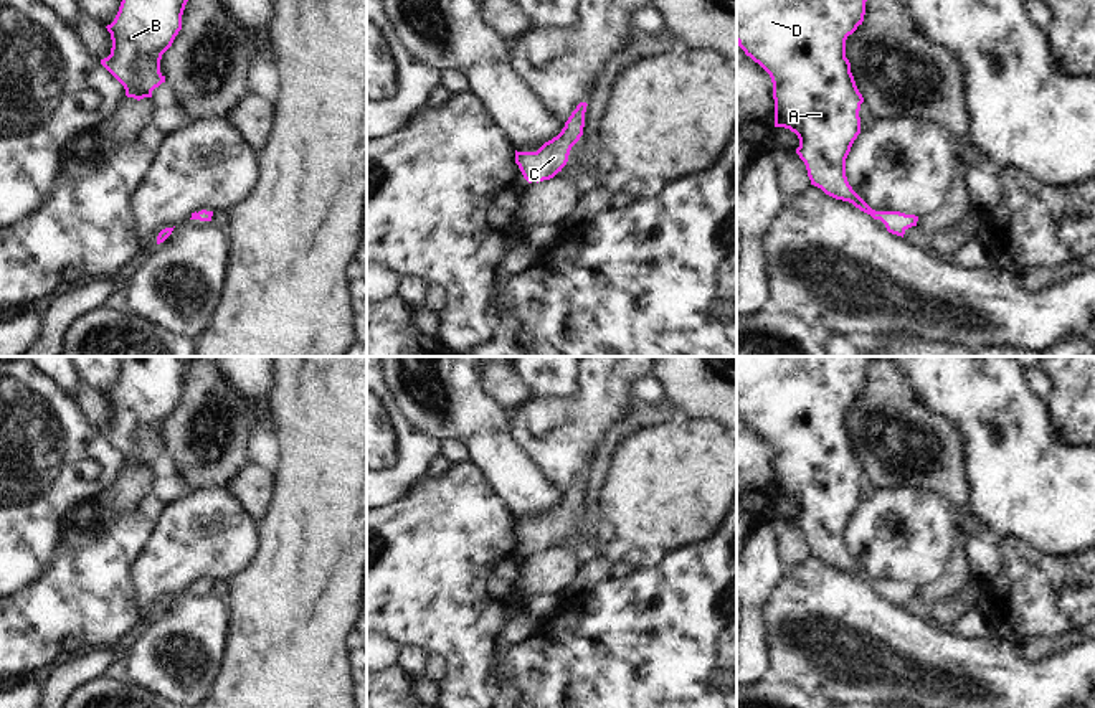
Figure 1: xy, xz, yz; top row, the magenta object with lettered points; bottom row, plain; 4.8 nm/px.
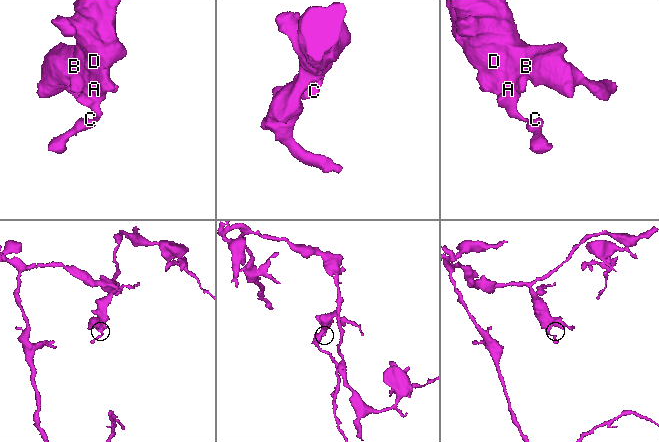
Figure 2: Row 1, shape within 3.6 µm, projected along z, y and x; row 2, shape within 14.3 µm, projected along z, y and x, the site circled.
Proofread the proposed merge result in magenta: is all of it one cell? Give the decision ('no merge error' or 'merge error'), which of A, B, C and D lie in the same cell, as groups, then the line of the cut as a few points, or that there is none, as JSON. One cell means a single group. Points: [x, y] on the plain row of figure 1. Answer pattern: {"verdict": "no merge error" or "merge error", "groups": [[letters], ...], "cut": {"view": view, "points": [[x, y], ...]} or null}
{"verdict": "no merge error", "groups": [["A", "B", "C", "D"]], "cut": null}

